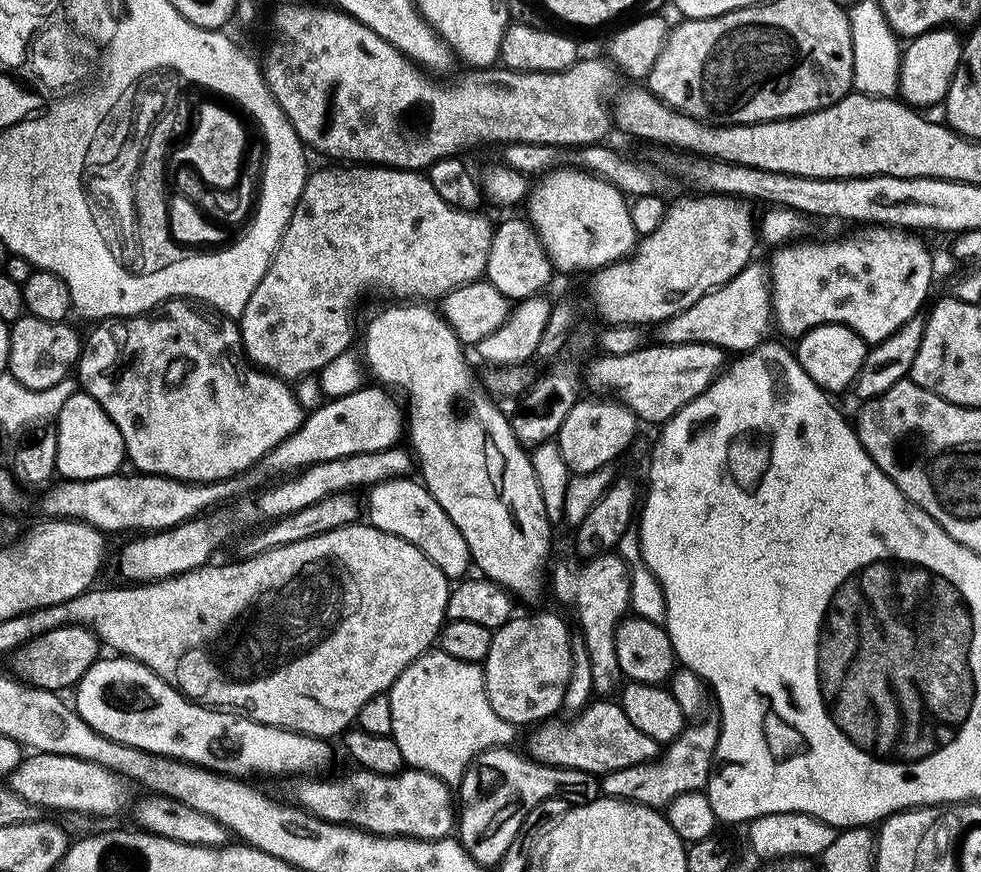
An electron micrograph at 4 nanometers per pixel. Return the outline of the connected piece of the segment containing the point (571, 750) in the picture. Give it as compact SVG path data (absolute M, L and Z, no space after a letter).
M600 698L589 703L583 712L569 719L572 720L569 724L563 724L560 718L549 718L535 725L526 747L527 755L540 764L550 764L554 768L573 768L597 774L617 772L657 759L658 745L654 738L637 730L634 722L626 718L619 703L612 701L611 704L608 700L611 699Z

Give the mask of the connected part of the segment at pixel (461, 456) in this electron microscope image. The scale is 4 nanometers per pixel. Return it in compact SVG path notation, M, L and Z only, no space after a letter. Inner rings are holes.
M404 302L396 307L400 308L388 308L385 312L378 313L369 322L368 329L364 332L363 363L365 365L368 363L368 368L372 371L373 378L377 380L373 381L377 385L387 386L389 389L401 388L402 391L408 392L406 440L408 436L409 442L412 443L410 448L414 453L414 460L418 465L418 470L420 466L419 479L434 498L434 502L438 502L438 506L442 506L442 510L446 510L450 522L454 522L454 526L458 526L458 530L462 533L462 538L466 538L466 546L470 546L472 563L477 569L480 567L479 575L492 580L495 584L502 585L506 591L512 593L517 601L536 600L543 592L546 592L546 569L549 567L548 555L552 552L552 530L554 528L546 517L547 510L542 502L542 494L539 492L538 478L535 476L532 457L526 451L525 445L521 444L520 439L514 434L511 419L507 415L503 416L500 413L499 406L491 400L493 397L486 390L486 393L484 393L483 388L476 382L476 378L472 374L472 368L468 365L467 358L464 357L464 352L466 352L465 345L461 344L456 332L444 321L444 317L440 315L439 311L428 302Z

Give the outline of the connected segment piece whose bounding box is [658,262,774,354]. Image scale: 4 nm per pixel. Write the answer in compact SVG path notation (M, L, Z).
M757 262L748 263L737 276L730 278L724 285L720 285L706 295L698 298L692 306L681 313L674 314L668 320L658 324L661 344L709 344L723 348L728 354L743 354L751 352L753 348L759 348L769 339L768 327L774 324L772 315L772 289L770 287L770 272Z

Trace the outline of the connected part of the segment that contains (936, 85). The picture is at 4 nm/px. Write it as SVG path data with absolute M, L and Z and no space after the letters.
M951 27L935 28L933 32L927 32L921 36L911 37L903 45L900 54L900 82L899 95L903 103L917 109L928 110L943 105L950 90L950 82L960 65L960 59L964 53L962 36L959 31Z

